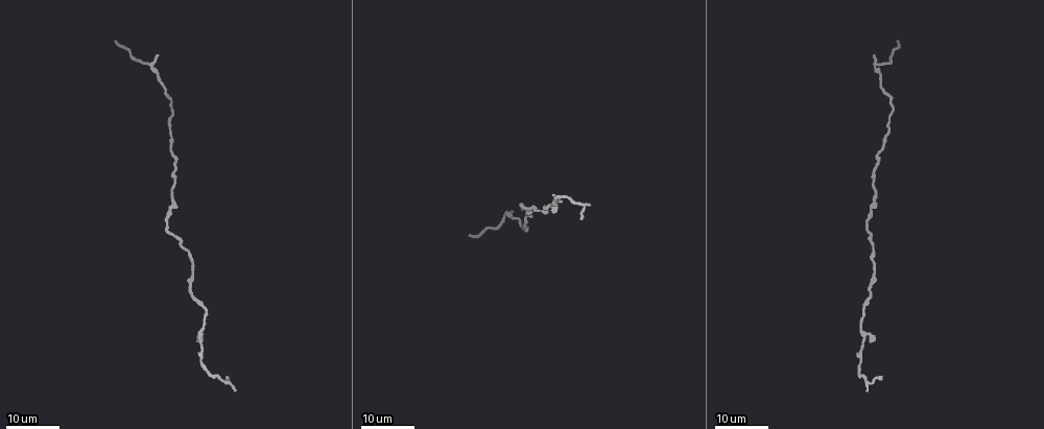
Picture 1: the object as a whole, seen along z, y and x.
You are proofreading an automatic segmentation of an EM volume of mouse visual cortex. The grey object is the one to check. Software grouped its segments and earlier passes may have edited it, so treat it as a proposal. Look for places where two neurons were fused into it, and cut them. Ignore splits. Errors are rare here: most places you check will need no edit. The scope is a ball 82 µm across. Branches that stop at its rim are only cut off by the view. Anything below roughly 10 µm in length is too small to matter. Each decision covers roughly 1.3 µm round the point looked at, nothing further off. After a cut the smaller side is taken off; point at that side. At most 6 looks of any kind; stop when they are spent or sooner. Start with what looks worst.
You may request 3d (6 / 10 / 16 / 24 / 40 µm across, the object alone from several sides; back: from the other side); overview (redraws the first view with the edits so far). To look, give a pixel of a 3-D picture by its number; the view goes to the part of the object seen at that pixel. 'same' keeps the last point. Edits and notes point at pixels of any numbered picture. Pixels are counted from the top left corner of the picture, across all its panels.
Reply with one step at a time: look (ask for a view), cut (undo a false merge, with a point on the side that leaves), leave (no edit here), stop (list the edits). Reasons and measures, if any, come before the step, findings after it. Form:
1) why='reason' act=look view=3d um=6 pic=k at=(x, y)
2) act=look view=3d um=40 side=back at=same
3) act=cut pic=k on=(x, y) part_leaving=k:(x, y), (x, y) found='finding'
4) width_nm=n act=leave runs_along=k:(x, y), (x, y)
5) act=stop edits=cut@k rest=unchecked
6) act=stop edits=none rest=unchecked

why='calibre changes' act=look view=3d um=24 pic=1 at=(866, 220)

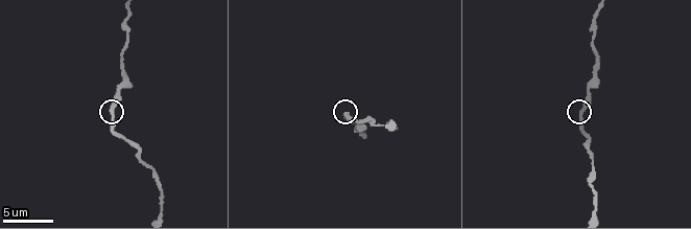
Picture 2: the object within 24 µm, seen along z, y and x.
act=look view=3d um=6 pic=2 at=(582, 111)

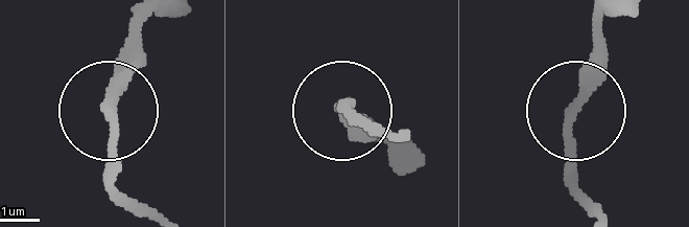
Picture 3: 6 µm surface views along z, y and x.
act=leave runs_along=3:(128, 65), (108, 121), (115, 199) found='one neuron here'

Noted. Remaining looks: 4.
why='sudden change in width' act=look view=3d um=24 pic=1 at=(862, 338)

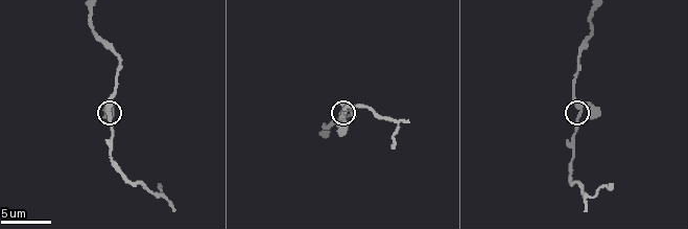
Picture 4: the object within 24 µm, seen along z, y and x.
why='zoom in' act=look view=3d um=6 pic=4 at=(110, 114)

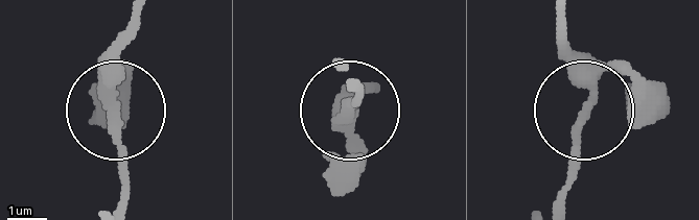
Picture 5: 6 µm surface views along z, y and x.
act=leave runs_along=5:(139, 16), (116, 65), (125, 204) found='all the same neuron'

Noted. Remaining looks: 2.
why='sudden change in width' act=look view=3d um=10 pic=2 at=(137, 152)

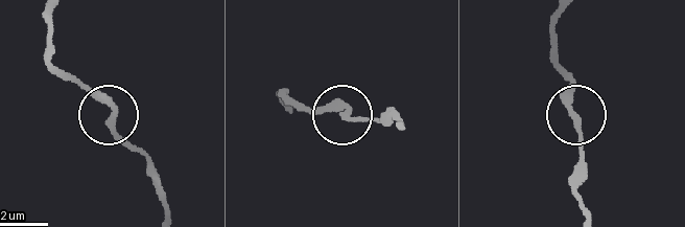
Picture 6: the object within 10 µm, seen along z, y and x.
act=leave found='continuous, no second neuron'

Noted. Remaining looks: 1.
act=stop edits=none rest=unchecked

